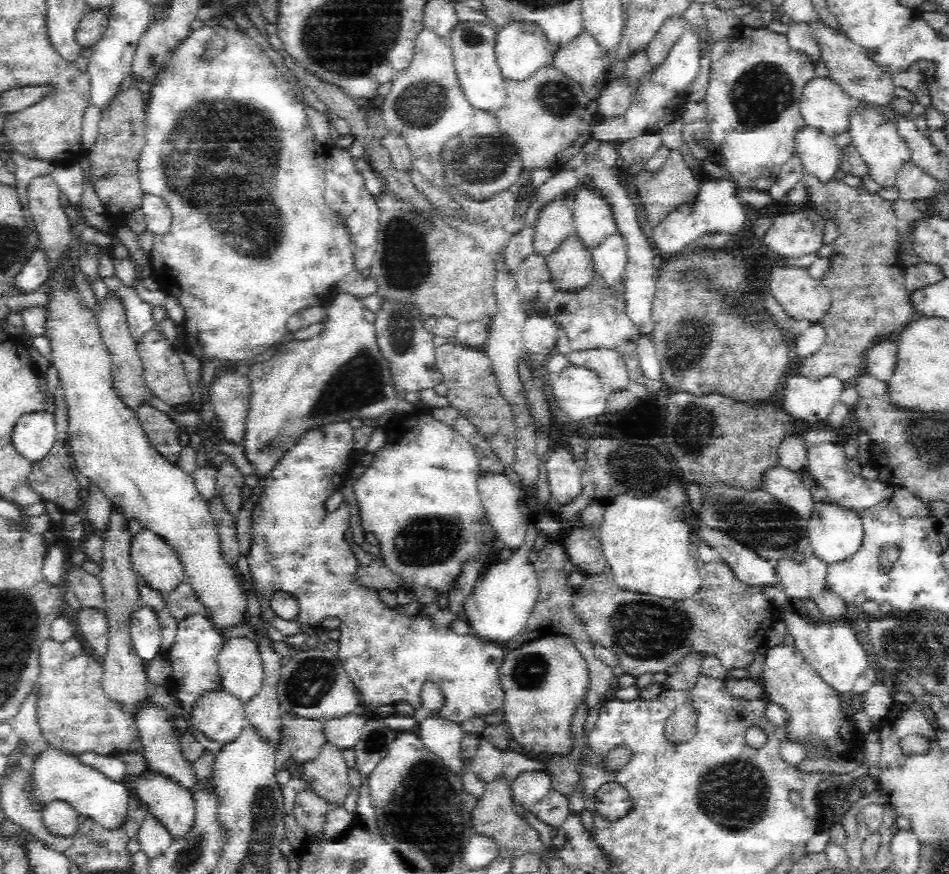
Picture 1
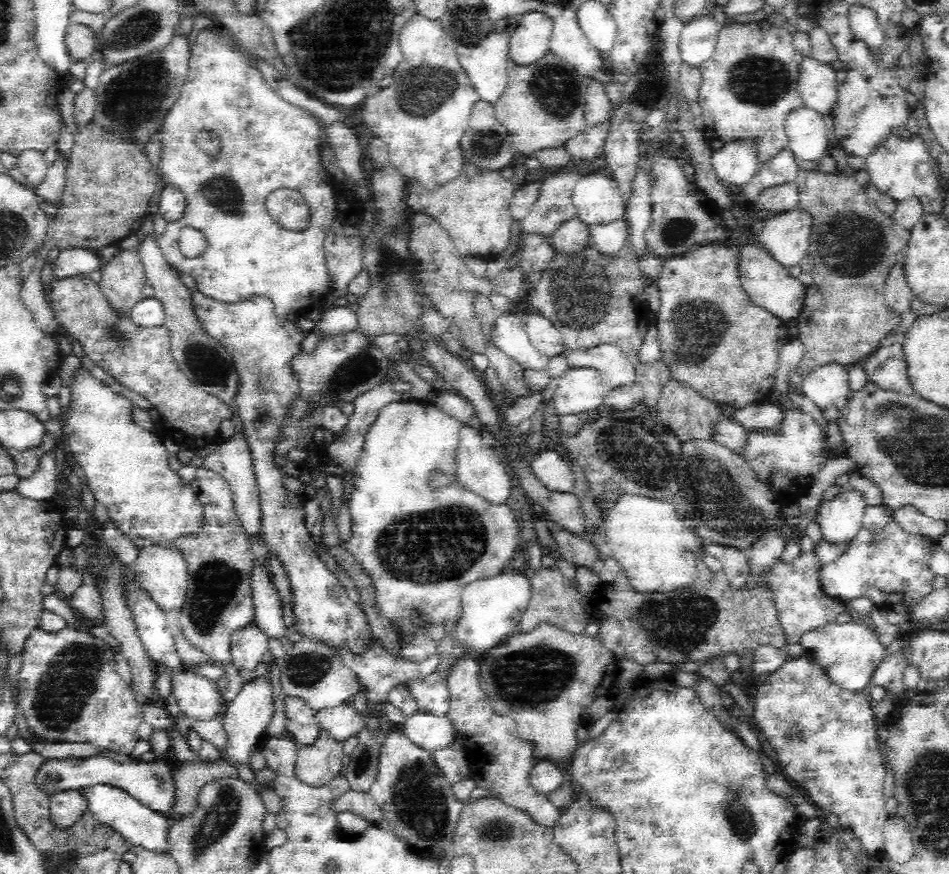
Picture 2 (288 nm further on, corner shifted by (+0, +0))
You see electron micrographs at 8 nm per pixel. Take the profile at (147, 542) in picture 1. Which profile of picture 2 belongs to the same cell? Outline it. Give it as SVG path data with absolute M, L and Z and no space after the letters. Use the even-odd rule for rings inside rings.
M150 544L144 546L138 554L136 560L136 584L138 590L146 592L150 596L152 602L156 602L162 612L180 612L180 606L186 600L186 590L188 590L188 564L184 554L178 548L168 548L168 546L160 546L160 544Z

